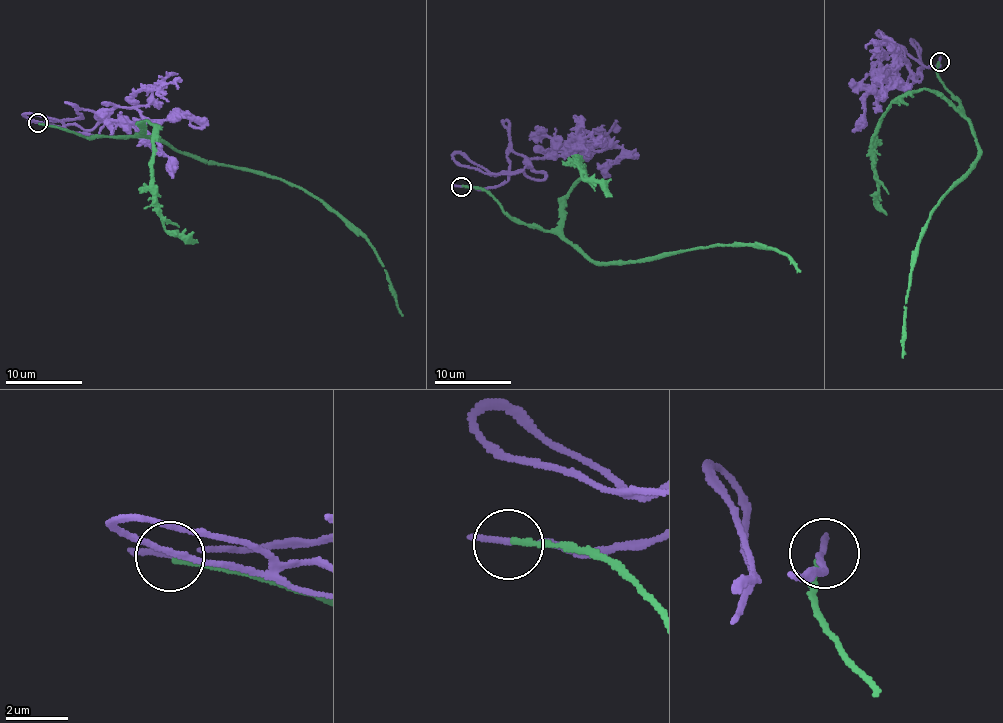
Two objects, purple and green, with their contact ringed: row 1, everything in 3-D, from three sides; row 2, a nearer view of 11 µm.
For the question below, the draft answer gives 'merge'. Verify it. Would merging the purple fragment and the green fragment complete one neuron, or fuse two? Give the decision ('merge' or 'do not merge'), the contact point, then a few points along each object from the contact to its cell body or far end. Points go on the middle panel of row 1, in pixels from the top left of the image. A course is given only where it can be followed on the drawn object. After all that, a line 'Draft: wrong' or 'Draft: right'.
do not merge | (461, 187) | purple via (462, 187), (501, 185), (511, 152), (539, 158), (579, 143), (622, 151), (604, 178) | green via (462, 186), (486, 190), (522, 222), (562, 233), (590, 259), (644, 262), (751, 244), (788, 254), (801, 271)
Draft: wrong

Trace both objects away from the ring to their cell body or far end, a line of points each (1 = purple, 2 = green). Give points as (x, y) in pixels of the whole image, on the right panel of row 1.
1: (940, 62), (939, 67), (927, 66), (903, 49), (904, 62), (898, 58), (886, 66), (882, 81), (912, 87)
2: (938, 62), (937, 73), (959, 103), (978, 147), (967, 175), (948, 191), (918, 241), (905, 303), (902, 358)

